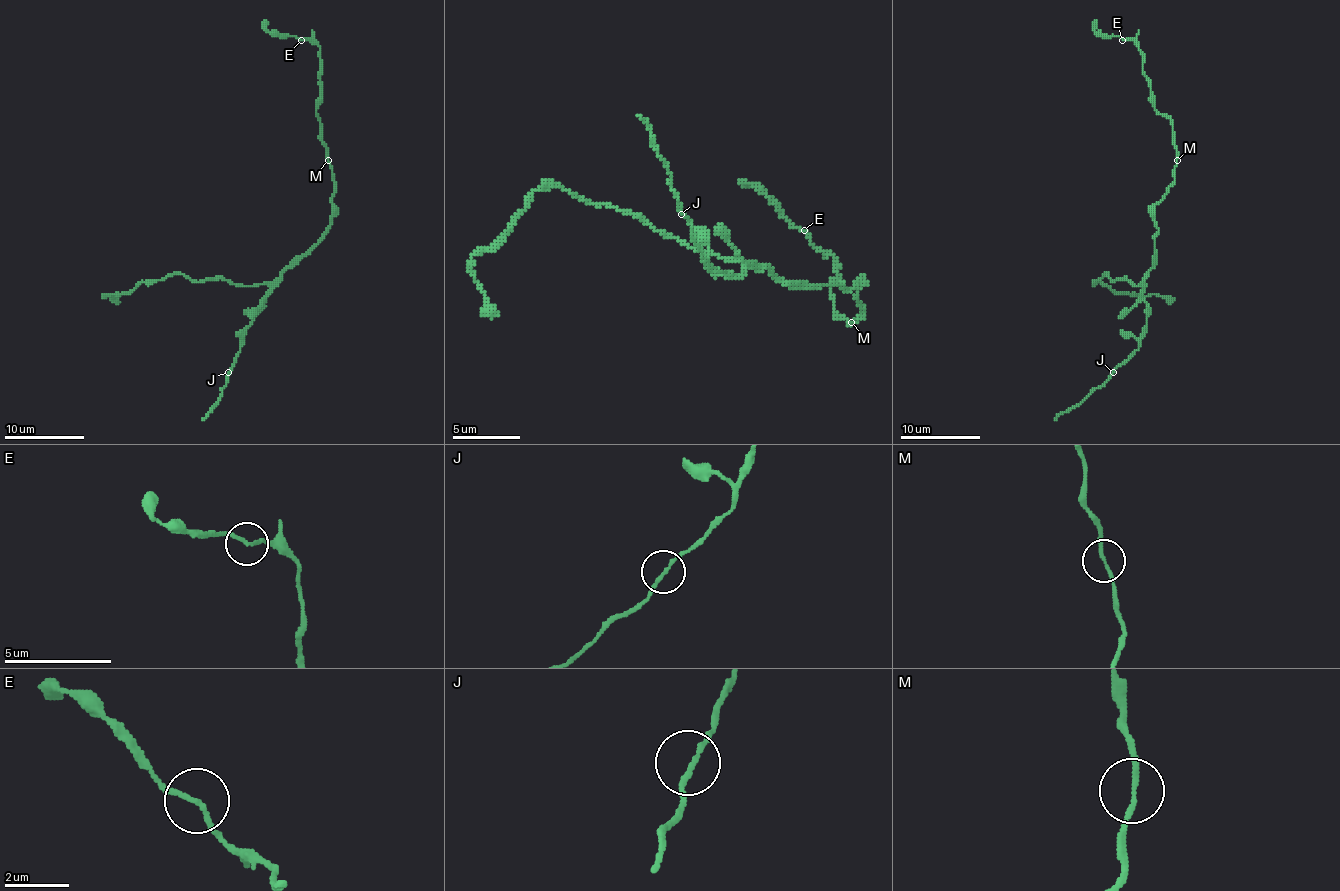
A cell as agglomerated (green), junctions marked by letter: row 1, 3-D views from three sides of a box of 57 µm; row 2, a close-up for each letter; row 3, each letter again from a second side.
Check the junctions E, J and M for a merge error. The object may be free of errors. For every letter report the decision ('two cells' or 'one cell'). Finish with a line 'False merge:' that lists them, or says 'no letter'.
E: one cell
J: one cell
M: one cell
False merge: no letter

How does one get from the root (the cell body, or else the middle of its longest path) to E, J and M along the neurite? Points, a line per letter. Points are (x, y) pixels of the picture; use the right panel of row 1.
E: (1155, 244), (1155, 206), (1175, 180), (1175, 132), (1173, 122), (1155, 108), (1143, 52), (1133, 40), (1123, 40)
J: (1155, 244), (1155, 266), (1147, 274), (1143, 292), (1149, 316), (1141, 336), (1141, 346), (1113, 372)
M: (1155, 244), (1155, 234), (1159, 230), (1155, 224), (1155, 206), (1175, 180), (1177, 160)

